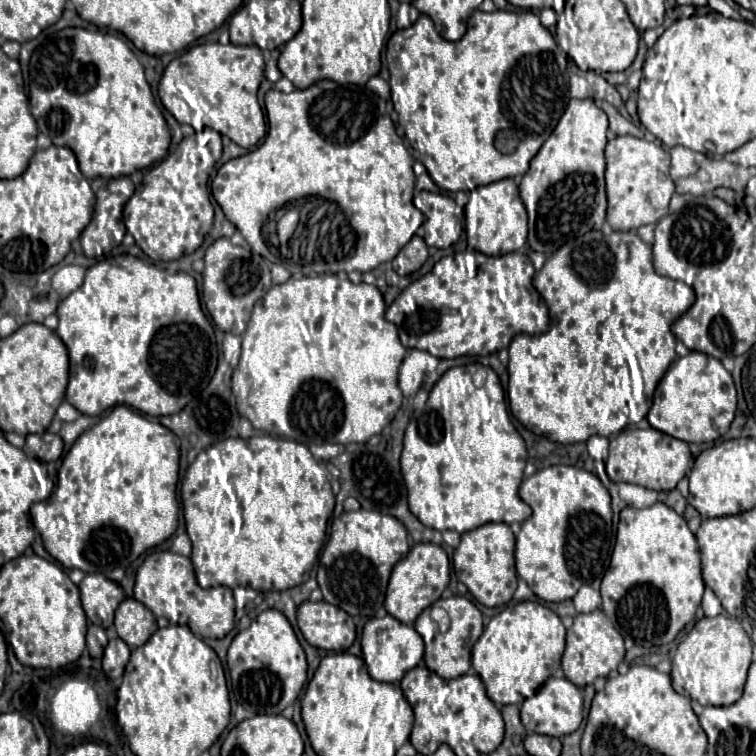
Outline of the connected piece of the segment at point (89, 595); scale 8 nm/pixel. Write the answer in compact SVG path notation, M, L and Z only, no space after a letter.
M86 574L78 588L88 620L102 628L110 628L114 622L114 612L124 600L124 590L120 584L112 582L104 574Z

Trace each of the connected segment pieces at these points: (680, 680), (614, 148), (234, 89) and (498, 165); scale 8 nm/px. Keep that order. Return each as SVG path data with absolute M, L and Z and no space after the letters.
M720 614L716 618L702 618L688 632L686 640L678 644L678 650L672 658L672 672L670 672L672 686L678 694L690 696L692 700L698 700L702 706L708 706L708 704L730 706L742 696L742 688L746 684L750 662L752 662L752 642L736 618L730 618L726 614Z
M616 136L605 148L605 159L606 220L614 230L636 230L644 224L656 224L668 214L674 182L670 178L670 154L662 146L634 136Z
M206 42L206 44L192 46L190 50L186 50L182 56L174 58L166 66L162 80L158 84L158 96L164 104L164 108L180 124L190 124L190 126L194 126L194 130L212 128L212 130L228 136L238 146L250 148L250 146L256 146L266 134L264 114L262 114L262 108L258 104L258 98L256 98L262 74L264 74L264 56L256 44L252 44L252 46L226 44L224 46L220 42Z
M476 10L468 20L466 34L456 42L440 38L432 20L422 14L416 24L389 37L386 60L391 101L410 146L420 152L420 162L428 164L426 170L438 188L448 192L471 191L482 184L492 184L502 178L514 178L528 172L530 160L556 128L570 100L568 74L566 68L558 66L556 50L558 44L552 34L532 12L496 10L488 14Z

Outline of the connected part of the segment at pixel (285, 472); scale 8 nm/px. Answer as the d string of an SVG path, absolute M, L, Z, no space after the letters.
M264 434L250 438L248 446L256 460L246 460L244 438L228 438L202 450L190 464L180 489L185 526L192 543L190 559L202 588L220 584L228 588L250 586L254 590L288 590L306 580L323 548L326 524L334 510L328 470L324 462L312 456L308 446L288 438Z

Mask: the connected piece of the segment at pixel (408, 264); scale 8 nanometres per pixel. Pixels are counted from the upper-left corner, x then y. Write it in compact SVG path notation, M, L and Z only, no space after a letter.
M414 236L398 252L398 256L396 256L396 260L392 264L394 264L394 270L400 276L406 276L406 274L412 274L416 270L420 270L420 266L426 262L426 258L428 258L428 246L426 242L420 236Z

